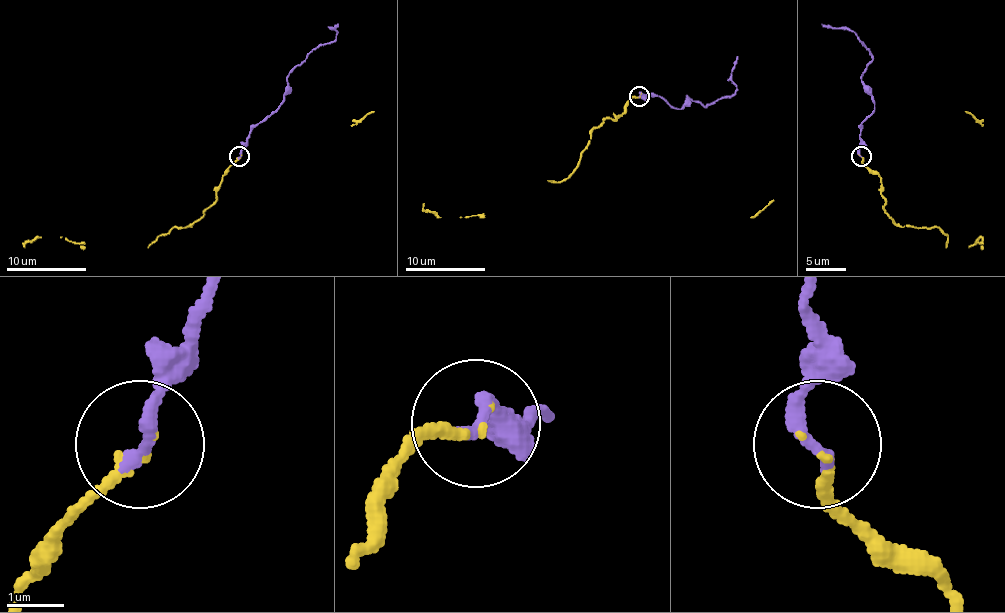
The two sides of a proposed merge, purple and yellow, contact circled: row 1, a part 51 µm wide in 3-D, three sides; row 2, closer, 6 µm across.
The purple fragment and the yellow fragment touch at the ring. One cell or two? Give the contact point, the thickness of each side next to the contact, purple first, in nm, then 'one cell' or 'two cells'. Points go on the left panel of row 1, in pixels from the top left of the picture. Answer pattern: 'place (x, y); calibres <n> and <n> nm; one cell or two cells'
place (239, 156); calibres 300 and 160 nm; one cell

